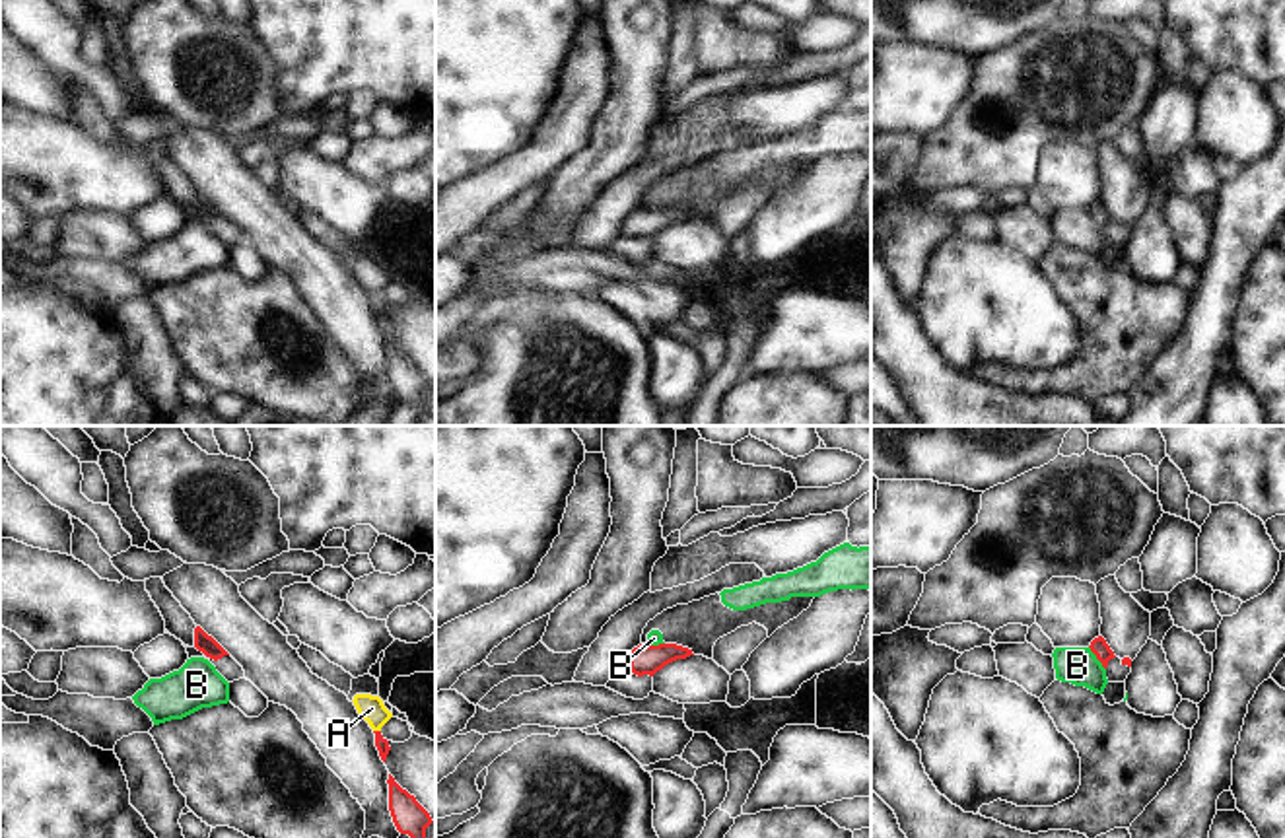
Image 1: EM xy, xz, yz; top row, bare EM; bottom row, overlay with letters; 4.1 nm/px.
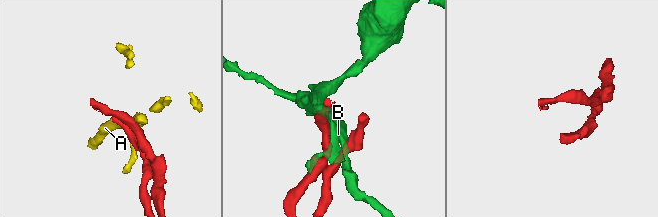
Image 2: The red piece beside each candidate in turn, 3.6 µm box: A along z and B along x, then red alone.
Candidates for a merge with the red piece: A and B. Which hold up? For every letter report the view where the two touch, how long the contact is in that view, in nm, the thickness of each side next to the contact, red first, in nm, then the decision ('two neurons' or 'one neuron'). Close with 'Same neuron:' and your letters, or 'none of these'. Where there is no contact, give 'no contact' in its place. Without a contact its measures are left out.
A: contact in xy; length 30 nm; calibres 50 and 110 nm; two neurons
B: contact in yz; length 120 nm; calibres 70 and 160 nm; two neurons
Same neuron: none of these

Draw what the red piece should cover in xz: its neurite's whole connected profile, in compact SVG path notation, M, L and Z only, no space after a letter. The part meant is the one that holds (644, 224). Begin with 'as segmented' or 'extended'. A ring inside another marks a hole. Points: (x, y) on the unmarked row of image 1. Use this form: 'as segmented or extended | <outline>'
extended | M640 208L630 218L630 235L620 235L605 251L634 264L643 264L653 255L653 239L665 229L694 220L692 214L677 208Z

